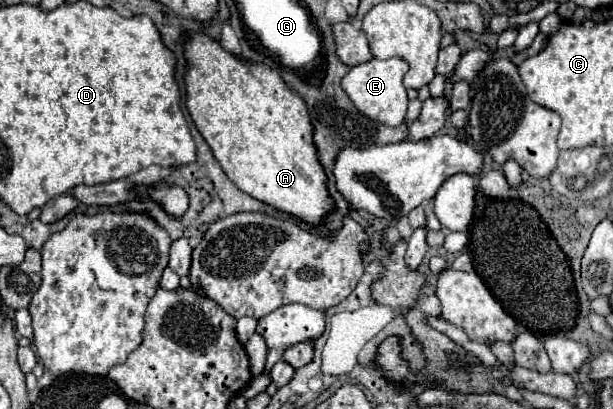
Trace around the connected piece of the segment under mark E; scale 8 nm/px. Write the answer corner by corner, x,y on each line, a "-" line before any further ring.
373,57
367,63
351,67
349,73
341,79
341,87
363,115
383,125
397,127
403,123
407,111
407,91
403,87
403,75
407,73
407,69
409,69
407,63
399,57
385,59
385,61

